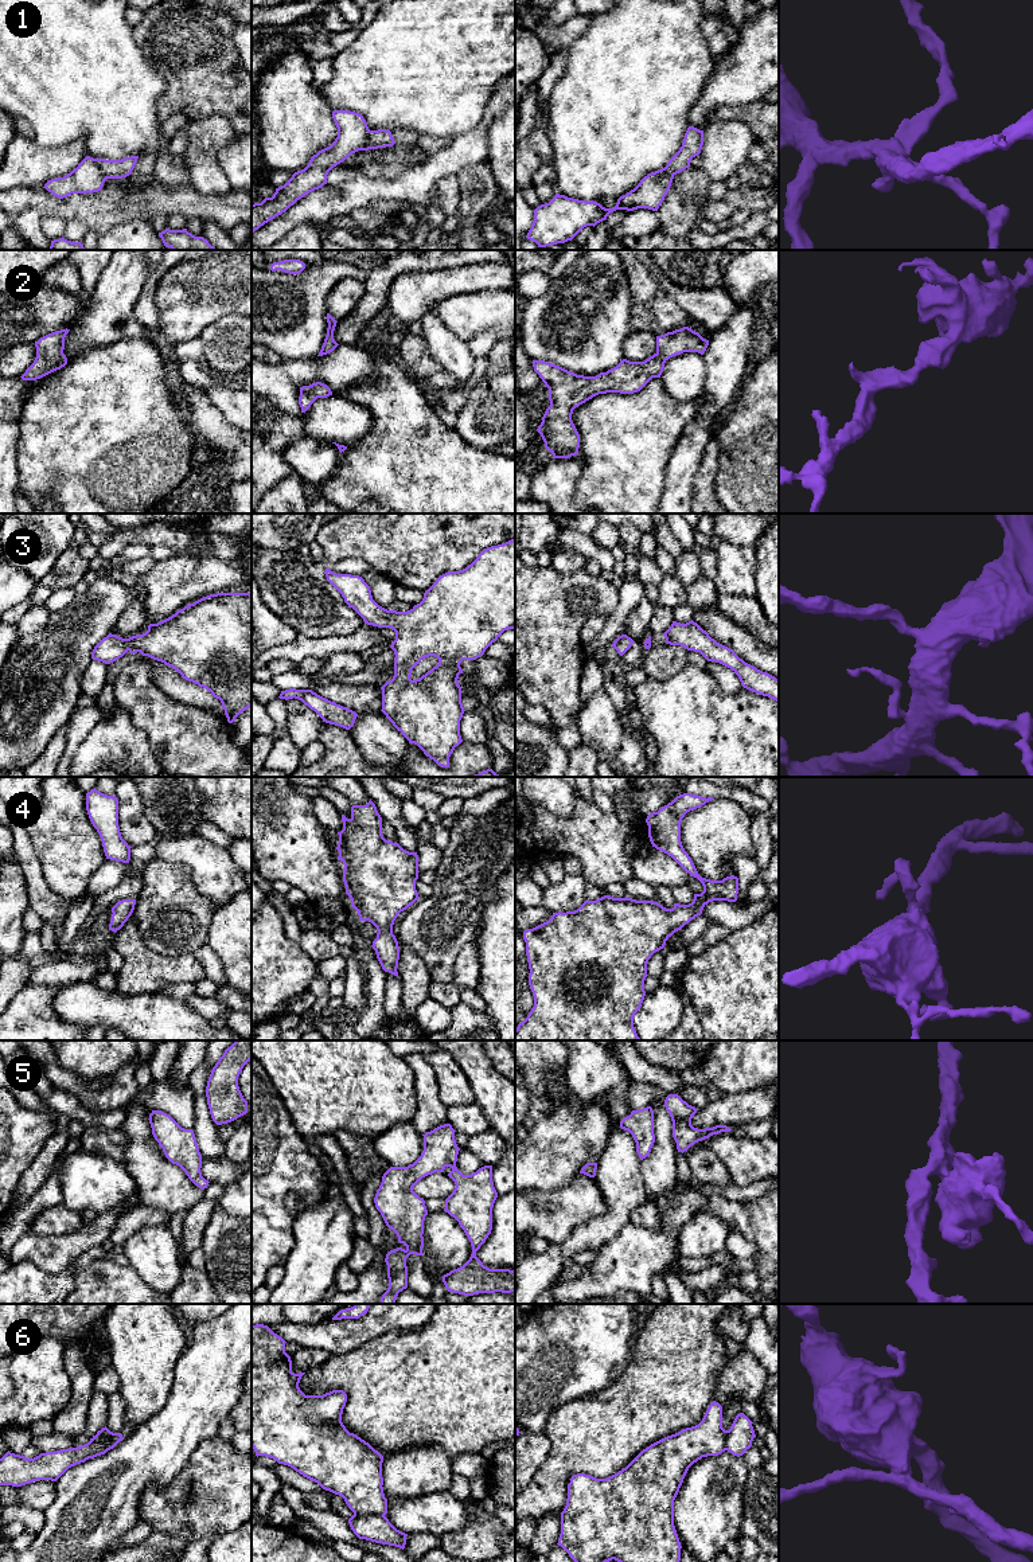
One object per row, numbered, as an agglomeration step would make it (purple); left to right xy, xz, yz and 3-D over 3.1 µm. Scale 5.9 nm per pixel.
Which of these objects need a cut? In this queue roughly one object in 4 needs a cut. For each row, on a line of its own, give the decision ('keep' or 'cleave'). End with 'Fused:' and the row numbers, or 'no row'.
1: cleave
2: keep
3: keep
4: keep
5: keep
6: cleave
Fused: 1, 6

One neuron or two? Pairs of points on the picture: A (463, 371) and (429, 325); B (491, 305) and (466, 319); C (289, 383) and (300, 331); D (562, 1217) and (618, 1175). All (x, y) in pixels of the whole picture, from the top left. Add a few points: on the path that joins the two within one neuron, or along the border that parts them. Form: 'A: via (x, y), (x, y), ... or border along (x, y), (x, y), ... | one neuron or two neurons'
A: via (459, 360), (437, 336) | one neuron
B: via (484, 311), (472, 313) | one neuron
C: border along (316, 355), (308, 359), (283, 360) | two neurons
D: border along (593, 1178), (605, 1209), (587, 1219) | two neurons

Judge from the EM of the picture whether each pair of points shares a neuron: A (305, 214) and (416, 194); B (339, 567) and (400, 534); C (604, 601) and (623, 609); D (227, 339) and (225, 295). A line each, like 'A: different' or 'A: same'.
A: same
B: different
C: different
D: different

